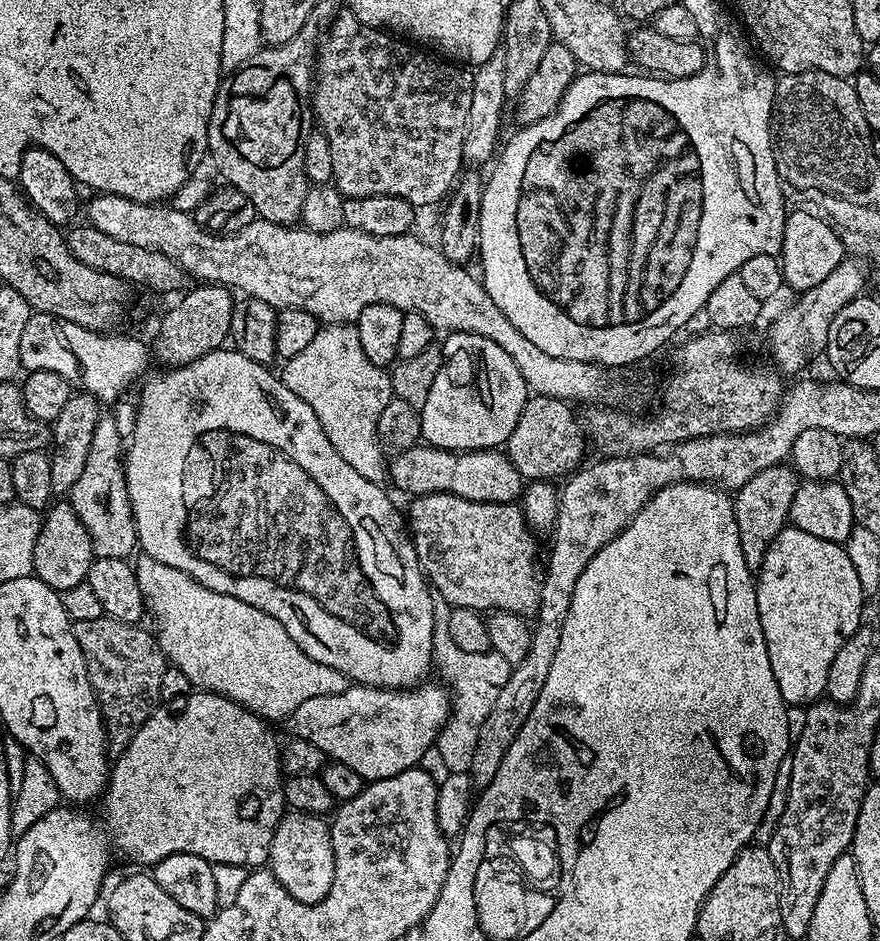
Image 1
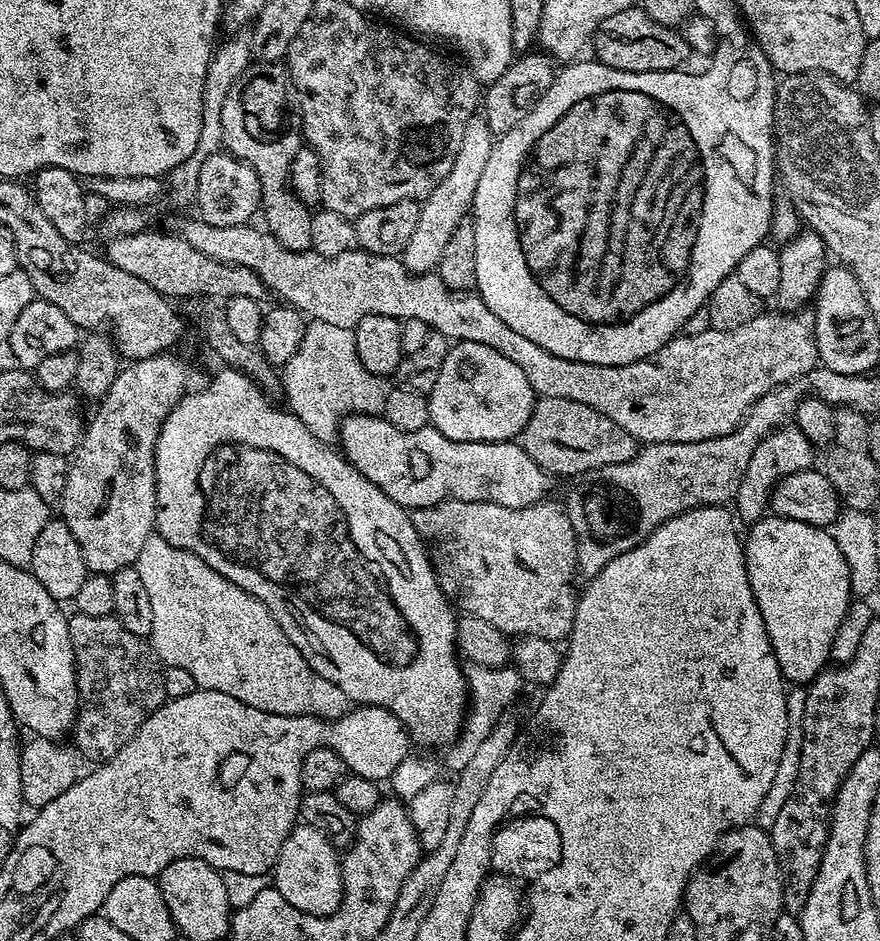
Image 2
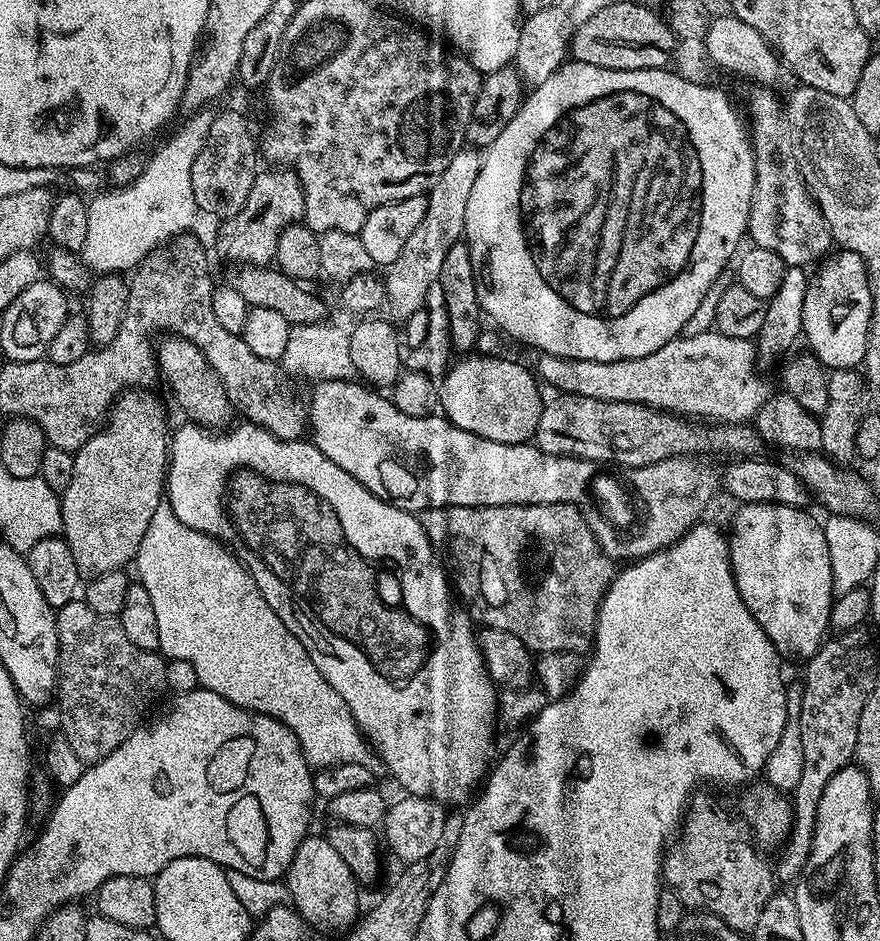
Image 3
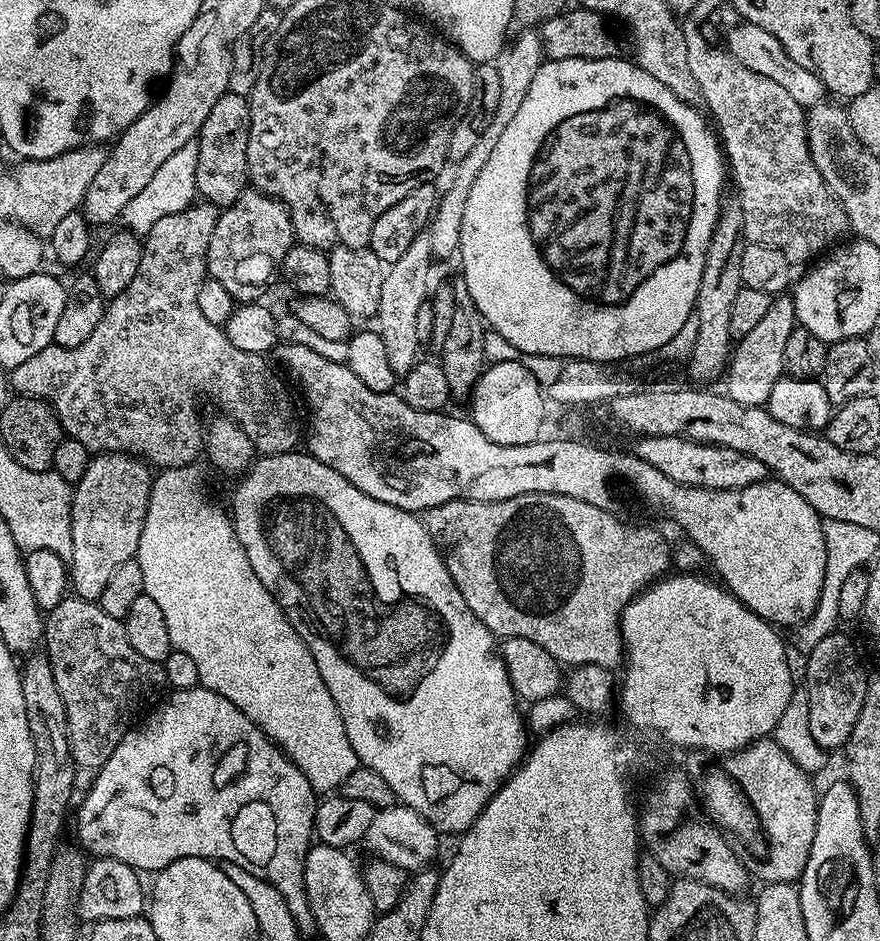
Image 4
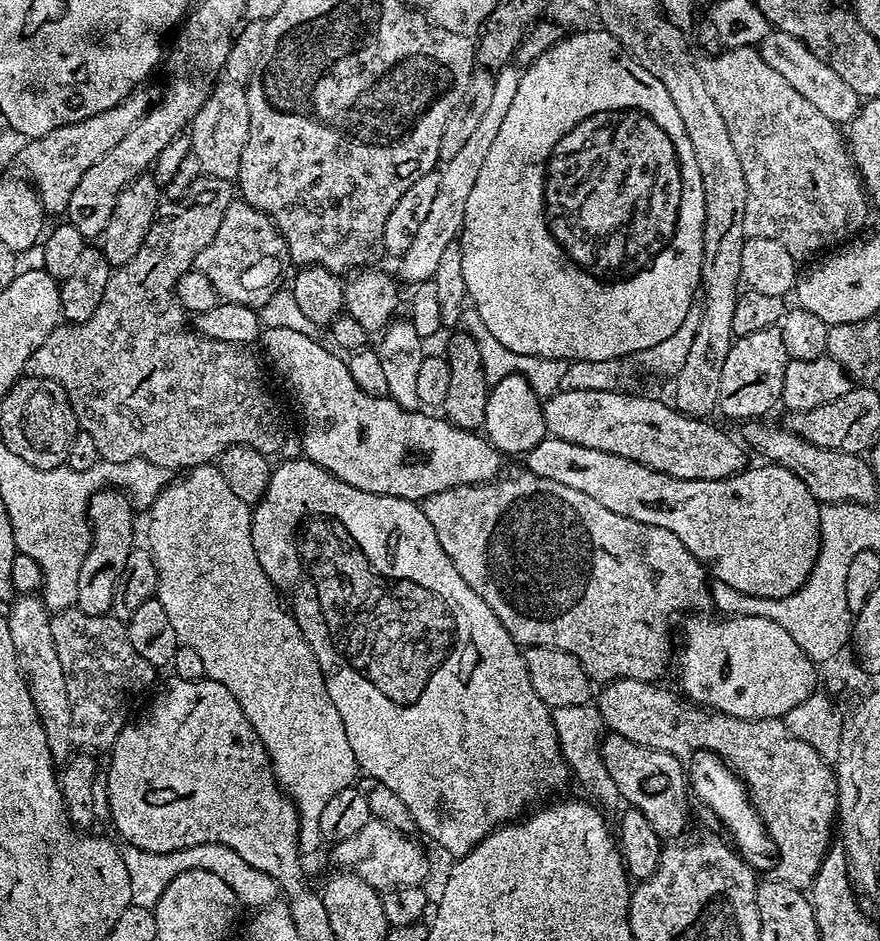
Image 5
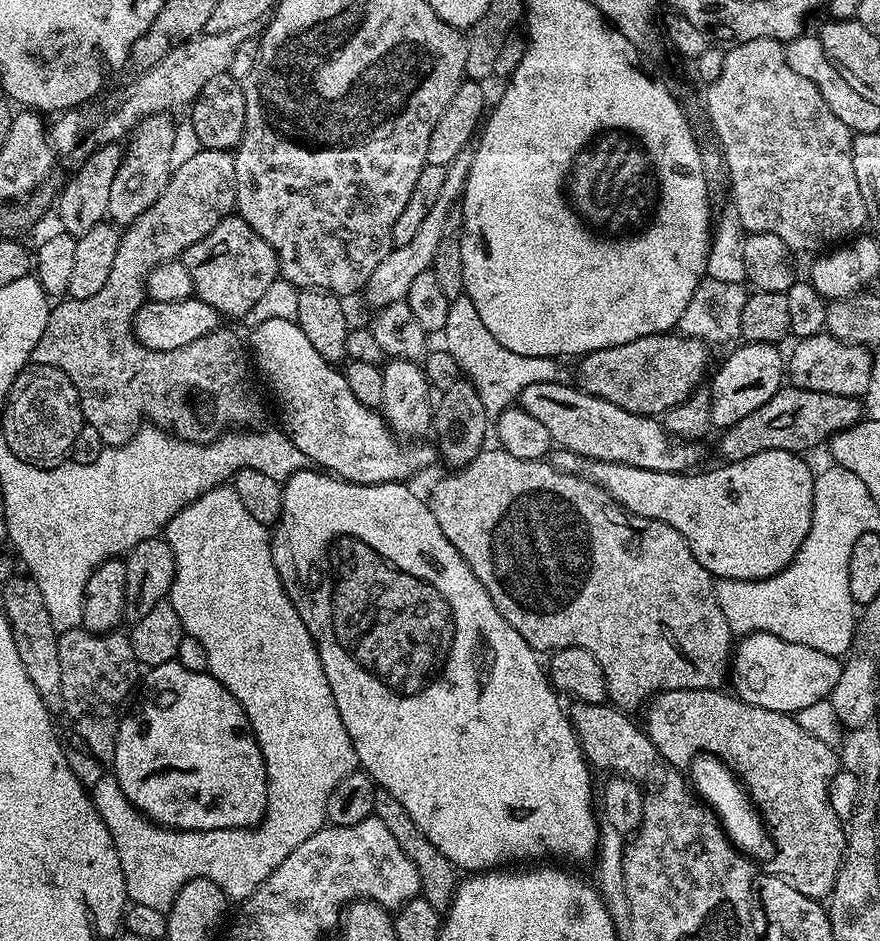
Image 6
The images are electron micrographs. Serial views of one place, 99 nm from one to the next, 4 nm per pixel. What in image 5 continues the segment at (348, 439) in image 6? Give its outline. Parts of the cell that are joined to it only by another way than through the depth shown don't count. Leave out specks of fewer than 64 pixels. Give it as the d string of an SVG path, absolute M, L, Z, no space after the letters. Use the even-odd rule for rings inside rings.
M264 328L258 344L264 347L269 362L276 367L277 374L284 379L300 407L300 420L304 423L304 437L300 440L303 455L342 482L370 494L422 502L430 494L463 484L486 484L501 475L501 453L483 435L454 426L439 415L424 410L400 408L387 396L371 396L366 390L358 390L358 382L350 378L347 363L339 360L331 347L323 348L320 340L298 334L298 330Z

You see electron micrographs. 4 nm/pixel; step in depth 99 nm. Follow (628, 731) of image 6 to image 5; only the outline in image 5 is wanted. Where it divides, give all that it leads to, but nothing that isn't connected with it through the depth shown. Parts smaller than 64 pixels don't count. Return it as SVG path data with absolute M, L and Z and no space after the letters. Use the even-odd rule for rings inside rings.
M615 734L605 735L601 739L600 753L606 774L610 774L610 782L618 786L621 801L638 809L642 818L646 818L646 822L650 822L650 826L654 826L665 841L672 842L683 837L680 835L688 824L690 787L681 757L666 754L657 748L647 748Z

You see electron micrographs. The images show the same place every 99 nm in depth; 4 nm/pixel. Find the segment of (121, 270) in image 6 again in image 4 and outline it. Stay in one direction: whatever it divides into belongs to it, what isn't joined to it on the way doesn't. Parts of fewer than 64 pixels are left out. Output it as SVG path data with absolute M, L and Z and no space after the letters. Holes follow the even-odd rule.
M196 202L193 203L192 207L182 210L178 214L170 214L166 218L162 218L161 221L154 222L152 229L143 237L142 247L144 253L142 254L142 262L138 266L138 274L134 274L134 282L130 282L130 286L126 286L126 290L122 294L113 296L107 301L102 314L102 322L98 322L94 334L90 334L90 338L86 338L86 342L82 342L82 346L74 346L73 348L63 348L53 343L47 344L41 352L34 354L34 358L26 358L26 362L22 362L22 366L11 369L11 387L17 393L38 396L47 400L55 408L57 416L60 417L60 427L64 429L65 437L69 440L82 442L82 446L86 446L89 453L127 452L129 456L143 458L149 465L160 470L195 465L198 460L196 455L199 452L201 455L204 448L206 435L205 425L202 420L200 424L200 412L196 409L196 403L199 402L200 396L209 396L220 407L217 409L221 413L227 414L235 420L238 426L242 426L242 430L246 430L250 442L256 447L257 453L266 456L277 456L283 452L293 451L299 445L296 444L299 440L301 443L302 420L300 424L299 418L296 417L296 404L292 401L287 386L272 373L271 366L266 362L267 359L258 354L238 350L238 346L234 346L234 342L230 342L230 338L225 334L223 327L208 321L206 314L202 314L202 306L198 306L200 287L208 276L207 254L210 246L210 234L214 234L214 226L218 222L220 214L221 209L217 208L215 204Z

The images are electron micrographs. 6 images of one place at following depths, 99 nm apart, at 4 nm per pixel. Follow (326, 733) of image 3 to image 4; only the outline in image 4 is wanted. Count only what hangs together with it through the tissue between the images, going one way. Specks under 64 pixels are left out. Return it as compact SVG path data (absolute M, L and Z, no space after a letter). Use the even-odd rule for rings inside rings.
M199 465L161 469L154 477L143 520L135 559L142 569L144 593L152 598L165 615L171 644L175 651L190 654L198 665L198 678L203 687L222 694L254 726L261 728L280 749L306 774L317 794L339 789L346 777L361 767L360 759L346 738L342 714L318 674L318 662L304 639L280 609L262 580L254 572L245 548L237 538L229 513L214 504L202 490L204 476Z

